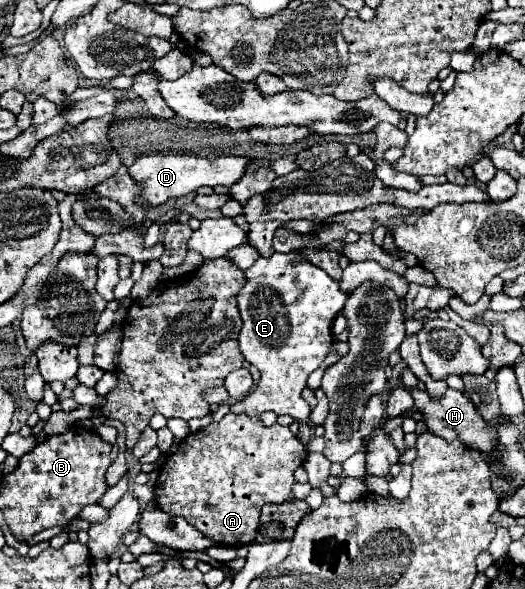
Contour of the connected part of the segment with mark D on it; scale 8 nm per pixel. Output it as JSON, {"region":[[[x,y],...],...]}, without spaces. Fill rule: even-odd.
{"region":[[[144,154],[138,156],[138,160],[128,168],[130,176],[138,182],[144,184],[142,190],[142,200],[146,204],[162,204],[168,198],[180,198],[180,196],[188,196],[192,192],[196,192],[200,186],[226,186],[230,188],[232,184],[236,184],[244,172],[246,166],[252,160],[248,156],[218,156],[216,160],[206,160],[206,158],[198,158],[198,156],[188,156],[188,154]]]}

